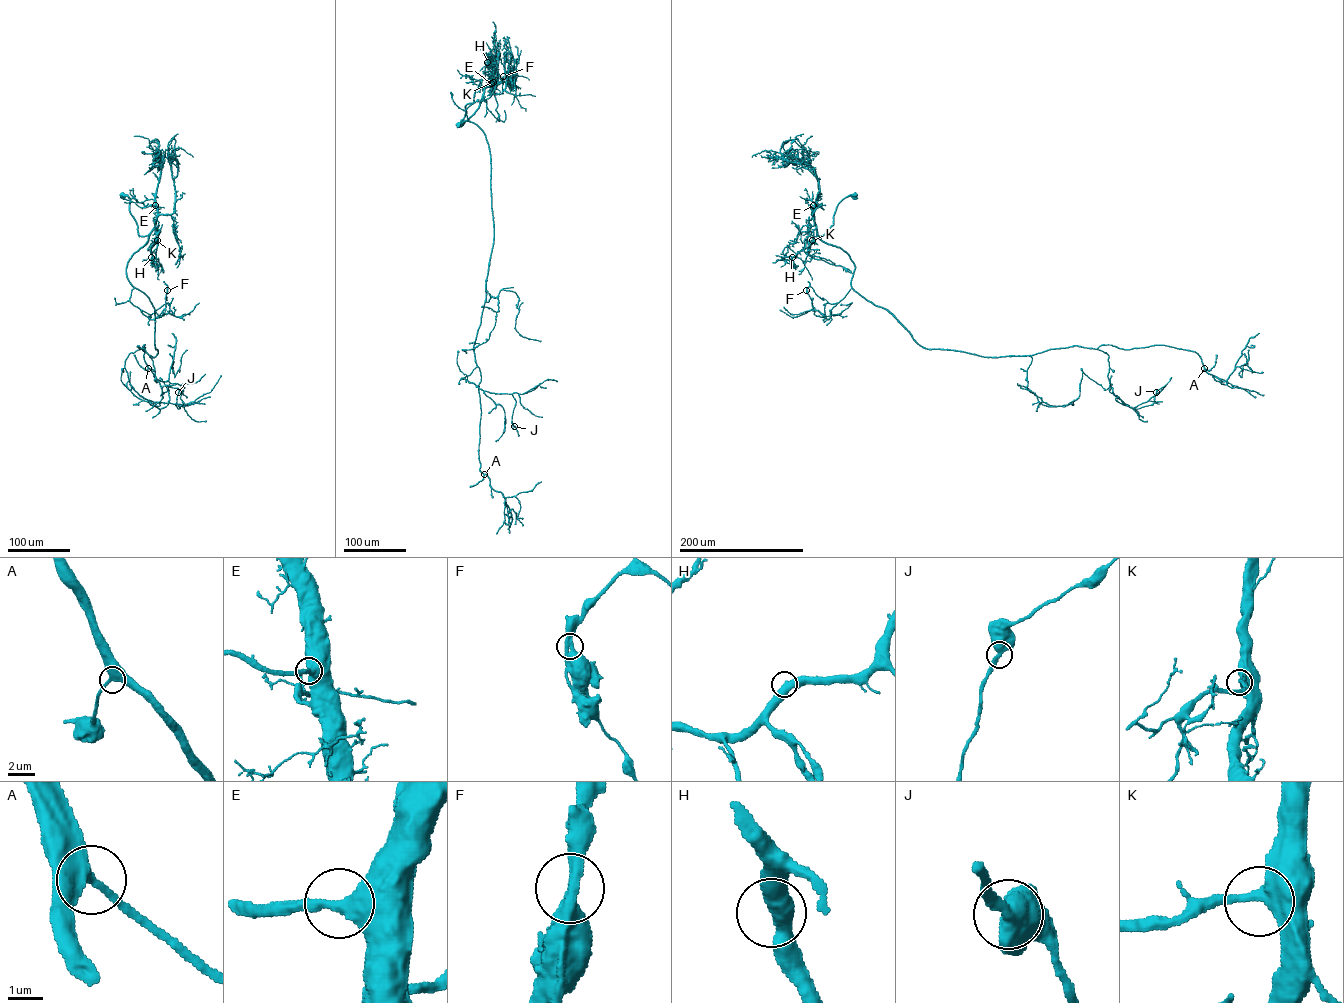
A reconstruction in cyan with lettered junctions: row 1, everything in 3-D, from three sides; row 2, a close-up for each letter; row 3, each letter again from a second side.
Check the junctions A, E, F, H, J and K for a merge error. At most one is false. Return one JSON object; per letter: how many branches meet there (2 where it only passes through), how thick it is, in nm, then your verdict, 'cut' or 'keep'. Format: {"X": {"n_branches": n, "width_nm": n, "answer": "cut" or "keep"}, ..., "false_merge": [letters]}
{"A": {"n_branches": 2, "width_nm": 480, "answer": "keep"}, "E": {"n_branches": 2, "width_nm": 420, "answer": "keep"}, "F": {"n_branches": 2, "width_nm": 460, "answer": "cut"}, "H": {"n_branches": 2, "width_nm": 480, "answer": "keep"}, "J": {"n_branches": 2, "width_nm": 460, "answer": "keep"}, "K": {"n_branches": 2, "width_nm": 440, "answer": "keep"}, "false_merge": ["F"]}

